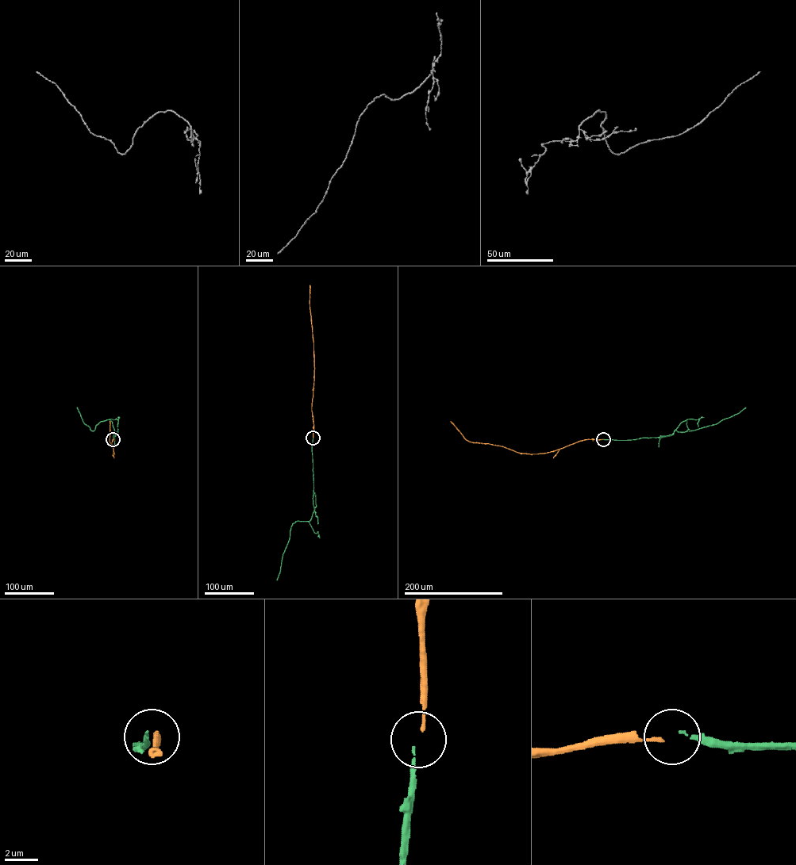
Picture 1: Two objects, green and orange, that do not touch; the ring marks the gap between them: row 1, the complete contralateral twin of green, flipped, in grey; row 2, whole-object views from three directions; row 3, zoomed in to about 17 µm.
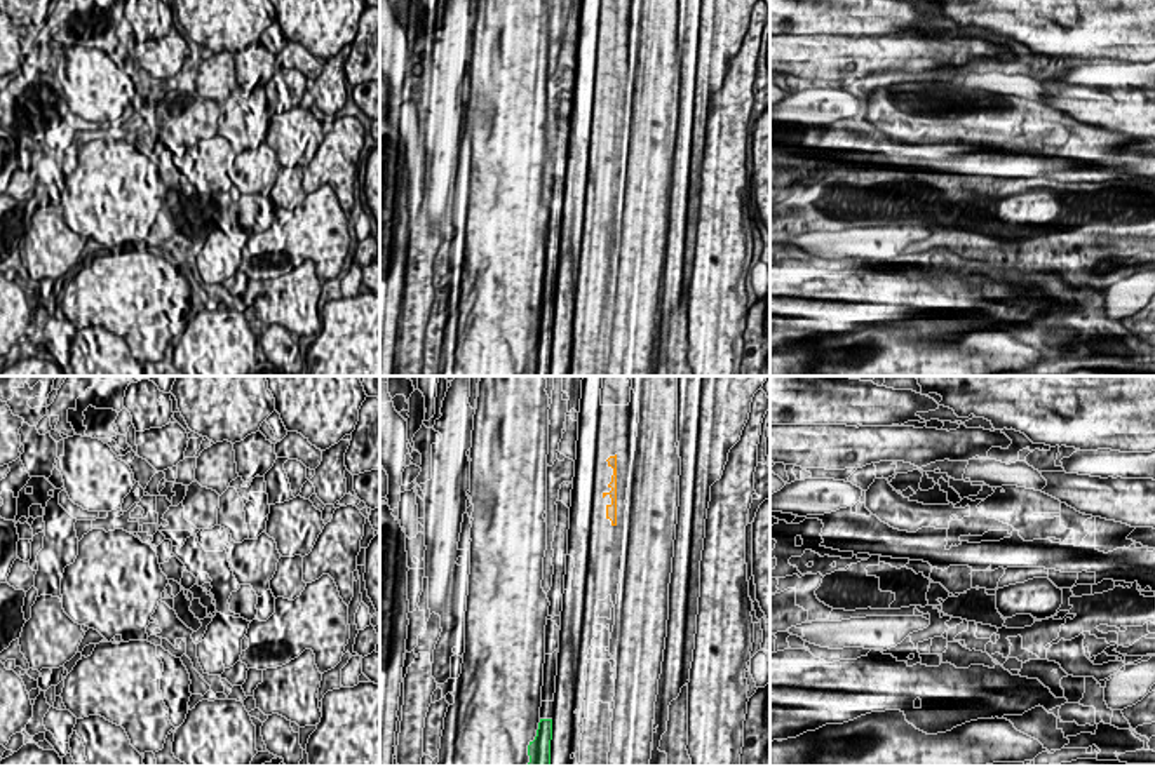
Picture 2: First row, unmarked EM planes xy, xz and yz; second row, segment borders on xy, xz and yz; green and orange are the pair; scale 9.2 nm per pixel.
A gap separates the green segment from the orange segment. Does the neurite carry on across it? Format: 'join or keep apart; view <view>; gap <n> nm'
keep apart; view xz; gap 1900 nm

